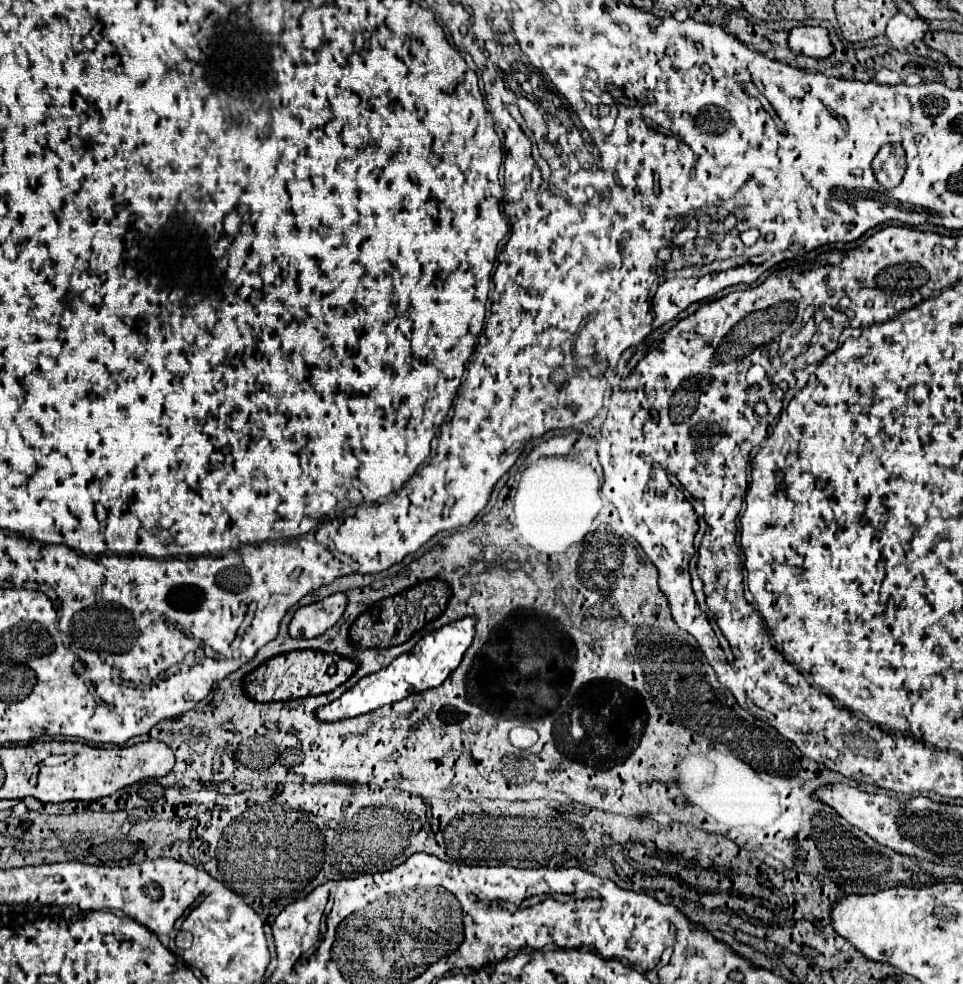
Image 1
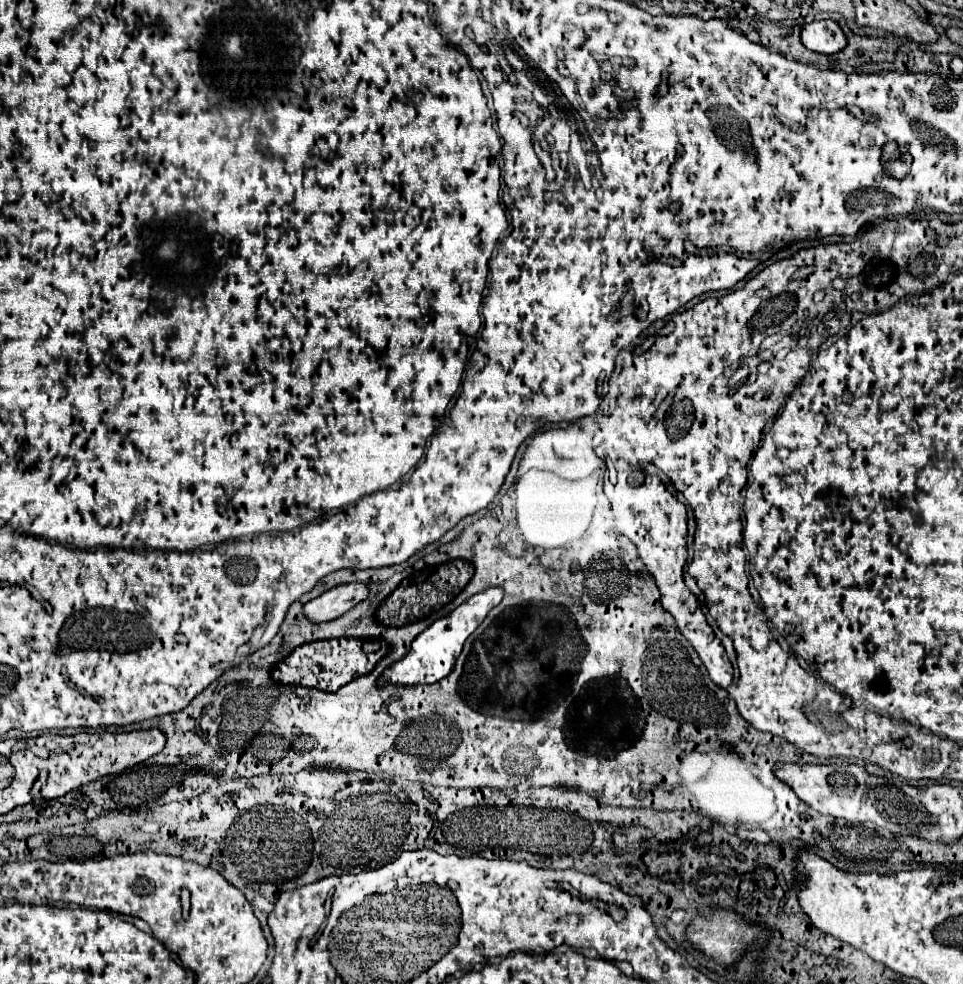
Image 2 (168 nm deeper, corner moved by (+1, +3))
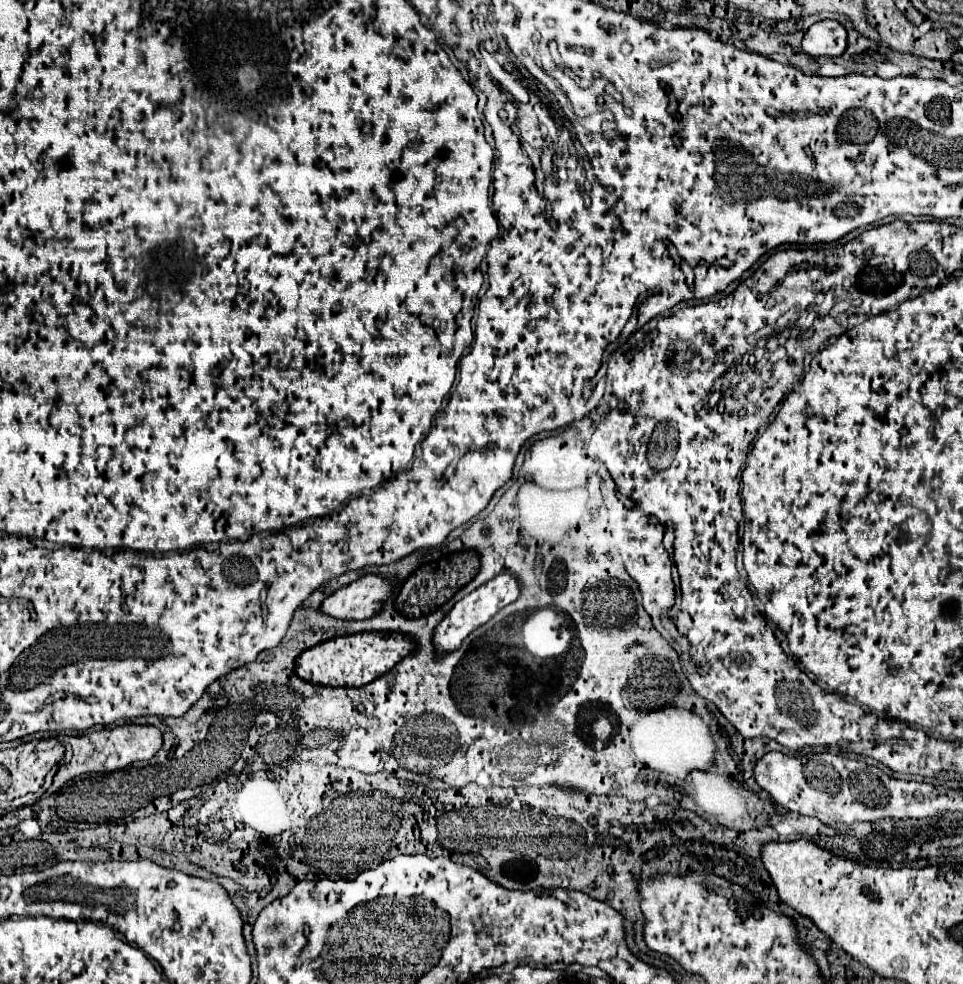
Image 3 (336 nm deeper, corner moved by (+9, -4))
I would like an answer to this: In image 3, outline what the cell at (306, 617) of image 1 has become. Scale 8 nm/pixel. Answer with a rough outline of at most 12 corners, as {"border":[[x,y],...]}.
{"border":[[370,574],[330,594],[320,612],[364,620],[392,594],[390,580]]}

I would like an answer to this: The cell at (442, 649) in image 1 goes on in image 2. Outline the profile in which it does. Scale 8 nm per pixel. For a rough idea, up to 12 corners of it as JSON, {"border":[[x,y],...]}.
{"border":[[472,595],[414,639],[380,683],[436,683],[468,635],[502,601]]}

